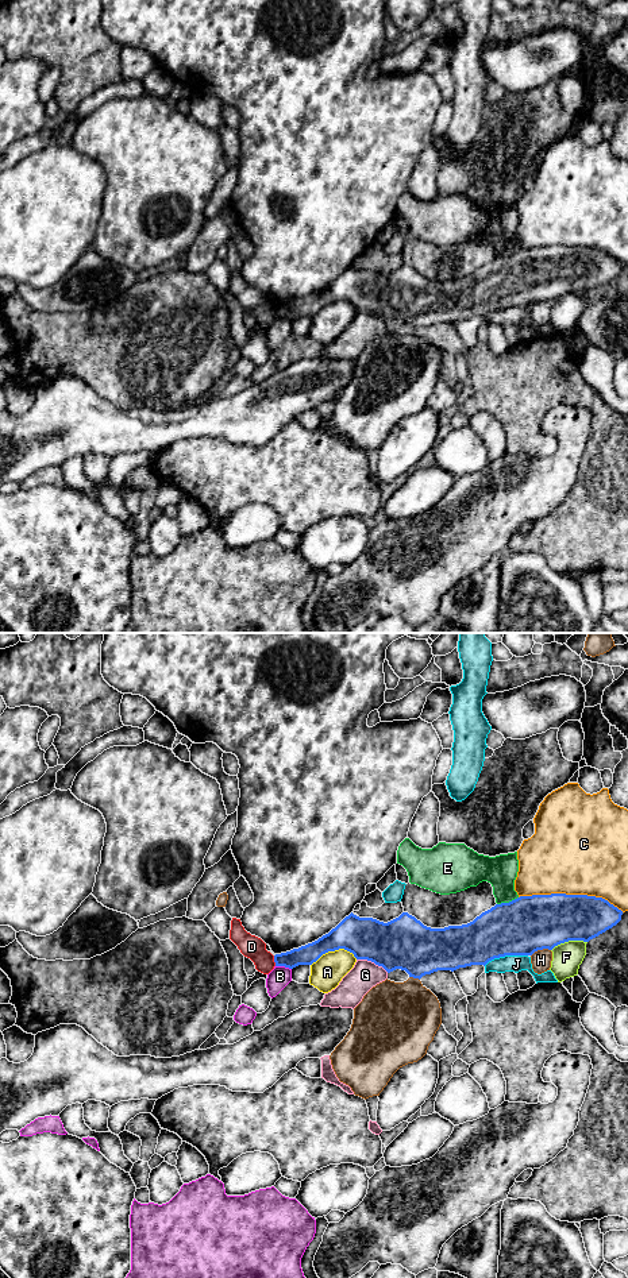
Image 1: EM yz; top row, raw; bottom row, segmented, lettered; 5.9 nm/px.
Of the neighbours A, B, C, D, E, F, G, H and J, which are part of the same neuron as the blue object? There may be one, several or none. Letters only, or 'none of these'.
none of these

